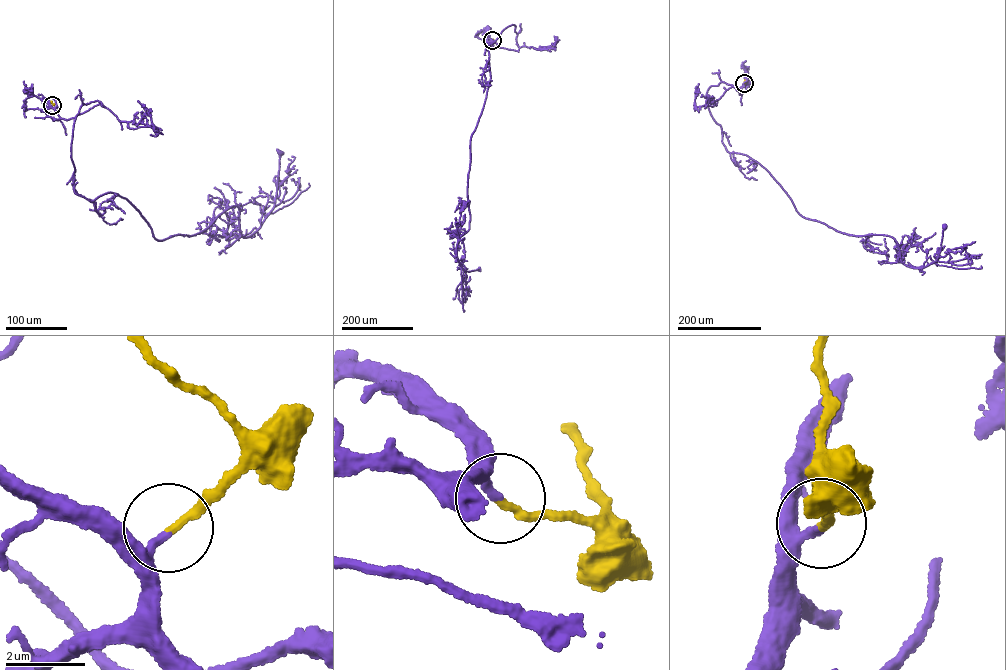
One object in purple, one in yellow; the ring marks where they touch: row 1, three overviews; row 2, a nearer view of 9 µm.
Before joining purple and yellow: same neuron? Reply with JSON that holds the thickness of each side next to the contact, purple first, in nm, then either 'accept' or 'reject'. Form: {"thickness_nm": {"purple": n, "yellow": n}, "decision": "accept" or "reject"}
{"thickness_nm": {"purple": 200, "yellow": 220}, "decision": "accept"}

